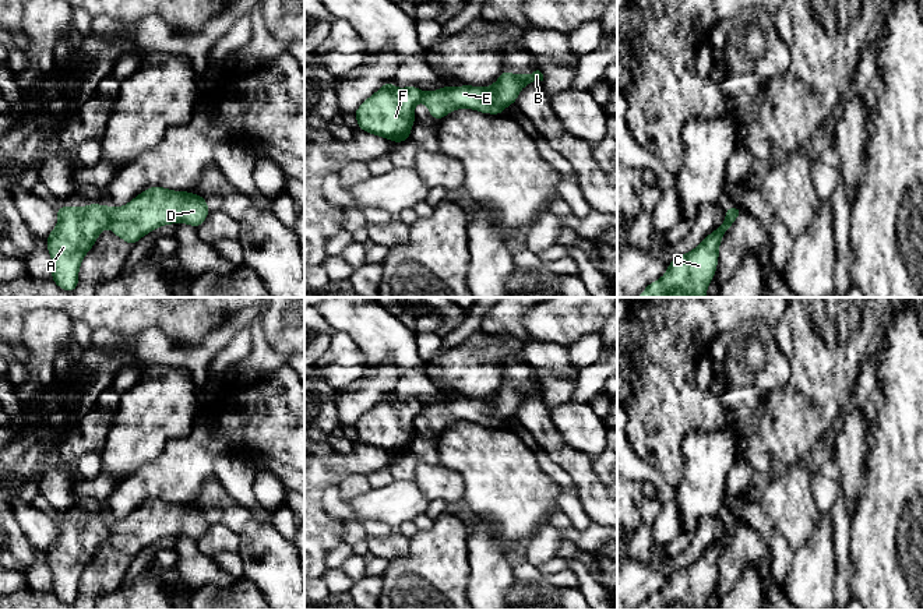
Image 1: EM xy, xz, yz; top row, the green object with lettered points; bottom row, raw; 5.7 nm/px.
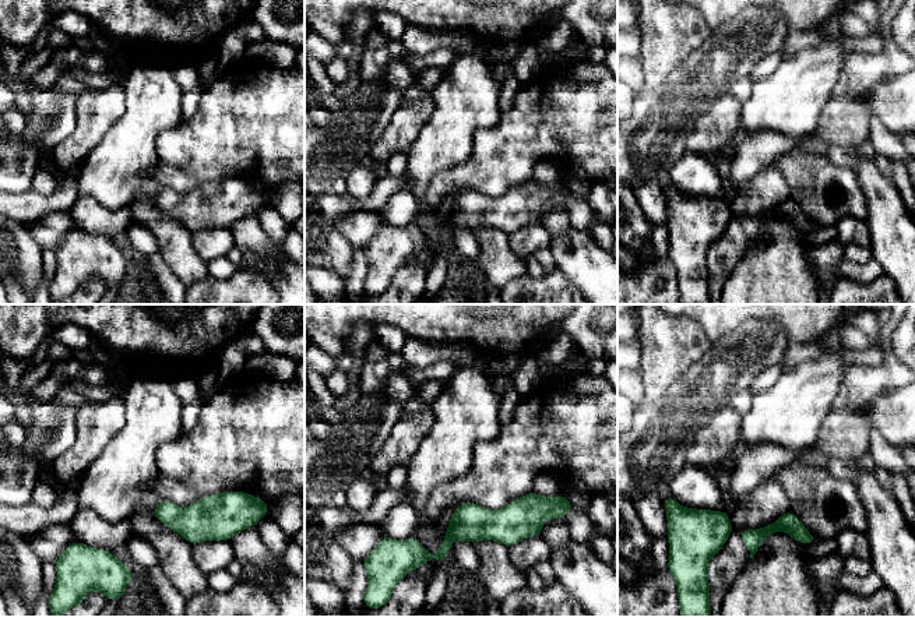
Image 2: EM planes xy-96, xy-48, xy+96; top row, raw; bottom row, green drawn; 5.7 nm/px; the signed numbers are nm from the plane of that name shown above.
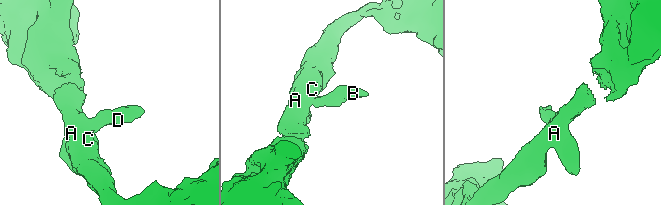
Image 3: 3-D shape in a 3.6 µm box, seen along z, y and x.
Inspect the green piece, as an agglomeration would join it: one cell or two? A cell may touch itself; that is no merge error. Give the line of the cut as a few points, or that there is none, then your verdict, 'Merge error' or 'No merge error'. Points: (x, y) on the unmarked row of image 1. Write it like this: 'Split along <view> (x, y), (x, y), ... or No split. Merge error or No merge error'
Split along xy (111, 519), (108, 539). Merge error

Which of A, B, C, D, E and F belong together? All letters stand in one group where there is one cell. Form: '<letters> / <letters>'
A C F / B D E

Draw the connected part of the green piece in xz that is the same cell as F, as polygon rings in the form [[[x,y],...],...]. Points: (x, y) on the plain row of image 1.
[[[391,392],[355,423],[357,441],[392,455],[409,452],[415,419],[422,413],[418,399],[397,401]]]

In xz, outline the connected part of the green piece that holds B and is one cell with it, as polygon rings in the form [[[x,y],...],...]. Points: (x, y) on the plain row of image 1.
[[[503,382],[497,394],[486,401],[473,398],[450,399],[423,405],[422,415],[437,434],[457,422],[472,422],[487,427],[501,427],[514,417],[521,402],[540,392],[543,387],[536,382],[532,387],[512,387]]]

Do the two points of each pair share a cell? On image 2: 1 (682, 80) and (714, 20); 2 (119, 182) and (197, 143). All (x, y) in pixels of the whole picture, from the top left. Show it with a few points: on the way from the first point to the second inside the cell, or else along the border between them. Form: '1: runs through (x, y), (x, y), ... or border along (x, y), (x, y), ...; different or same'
1: border along (701, 14), (711, 30); different
2: border along (161, 133), (155, 140), (157, 162), (151, 179); different

